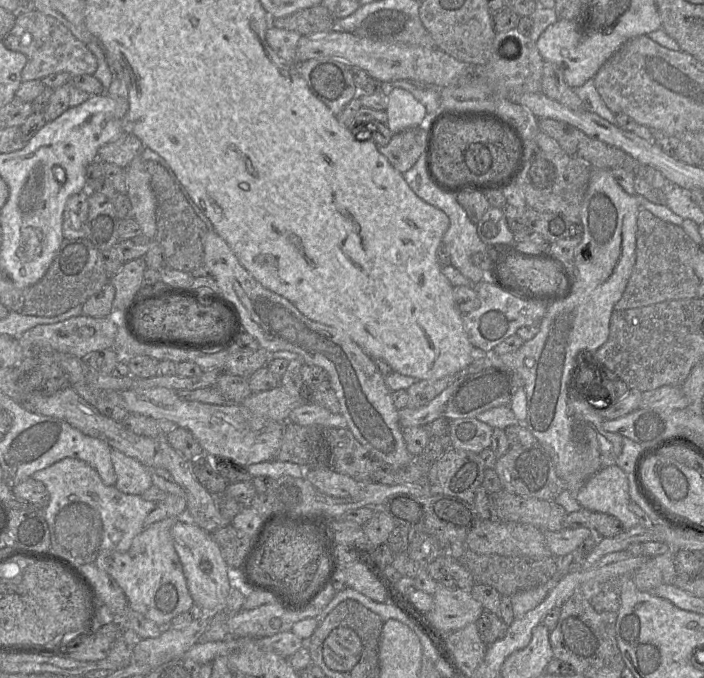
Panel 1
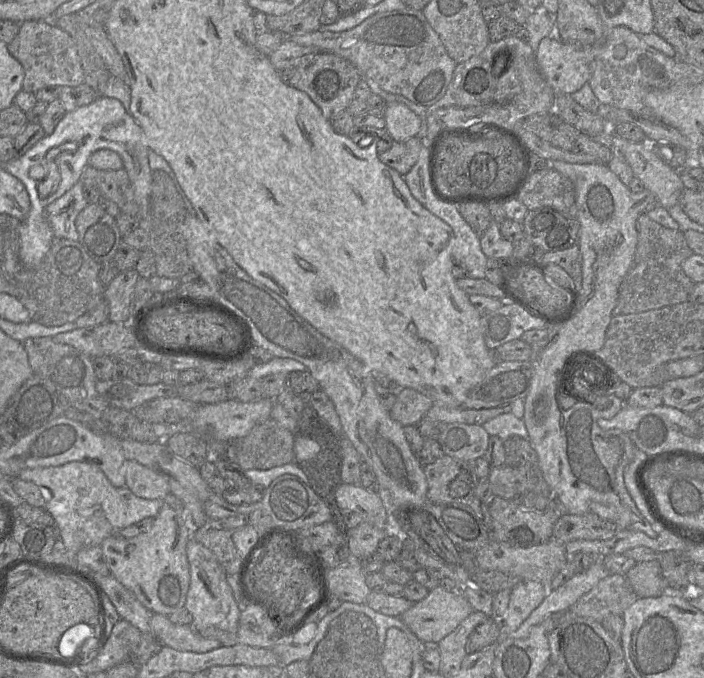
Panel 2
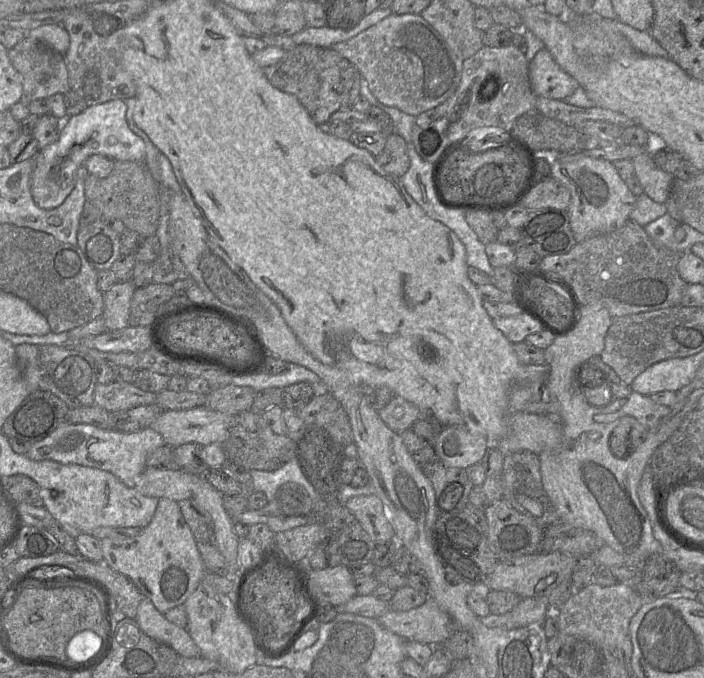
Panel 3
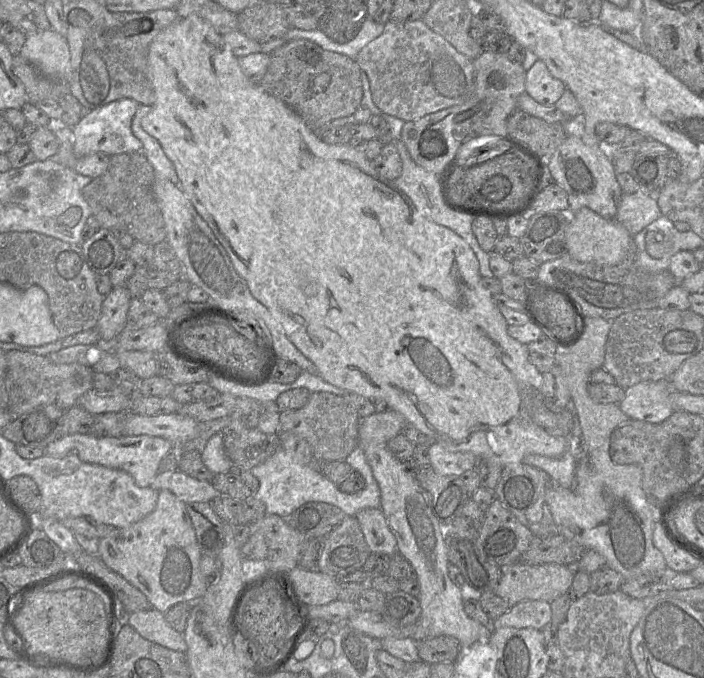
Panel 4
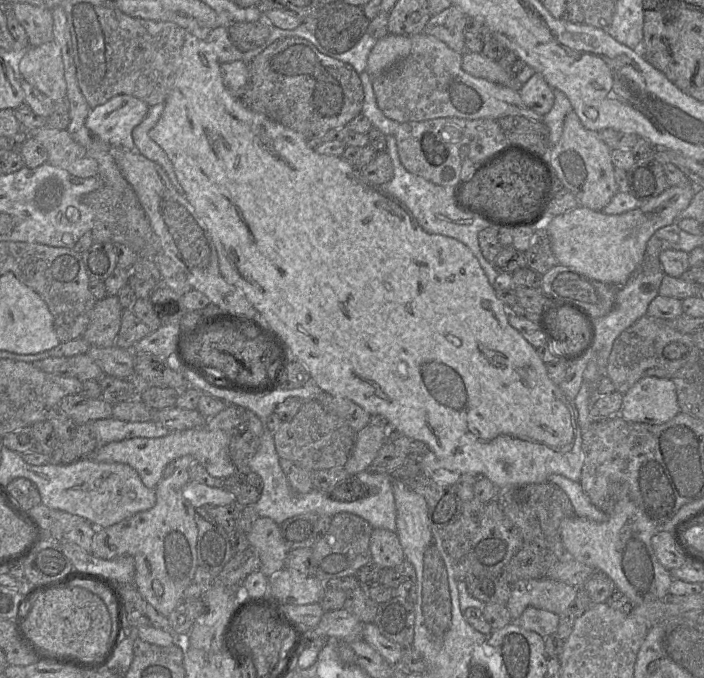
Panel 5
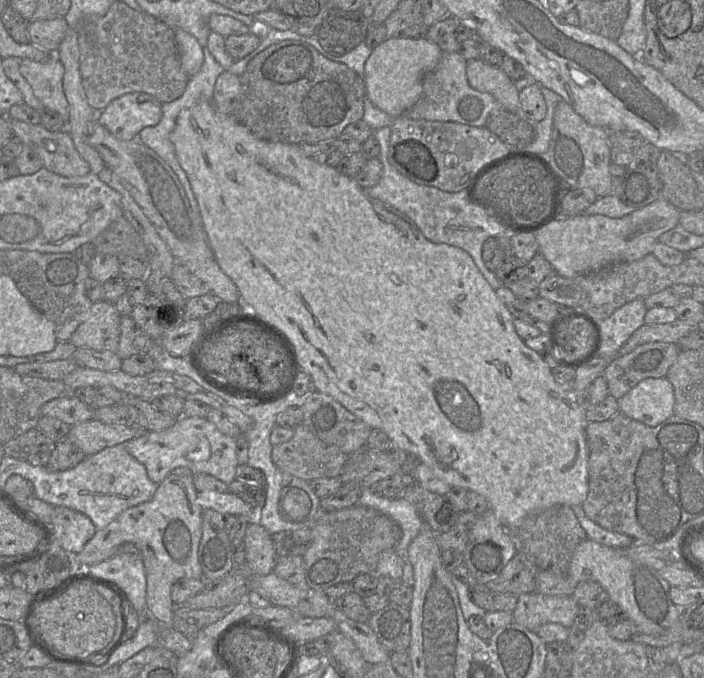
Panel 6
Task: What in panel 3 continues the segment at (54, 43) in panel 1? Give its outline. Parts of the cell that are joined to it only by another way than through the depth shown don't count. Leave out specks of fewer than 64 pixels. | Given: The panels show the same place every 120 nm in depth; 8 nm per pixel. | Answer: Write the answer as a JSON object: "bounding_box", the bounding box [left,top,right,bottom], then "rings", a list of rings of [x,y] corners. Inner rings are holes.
{"bounding_box":[8,36,71,100],"rings":[[[25,36],[8,50],[8,57],[13,67],[21,75],[24,100],[49,98],[57,93],[66,94],[71,89],[65,55],[47,48],[35,39]]]}

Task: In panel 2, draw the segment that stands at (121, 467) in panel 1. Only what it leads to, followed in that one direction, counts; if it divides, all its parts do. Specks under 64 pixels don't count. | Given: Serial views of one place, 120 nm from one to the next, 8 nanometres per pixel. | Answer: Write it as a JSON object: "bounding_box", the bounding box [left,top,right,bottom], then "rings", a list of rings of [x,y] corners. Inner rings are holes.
{"bounding_box":[123,460,170,499],"rings":[[[134,460],[123,463],[125,486],[144,499],[163,499],[170,493],[167,475],[146,467]]]}

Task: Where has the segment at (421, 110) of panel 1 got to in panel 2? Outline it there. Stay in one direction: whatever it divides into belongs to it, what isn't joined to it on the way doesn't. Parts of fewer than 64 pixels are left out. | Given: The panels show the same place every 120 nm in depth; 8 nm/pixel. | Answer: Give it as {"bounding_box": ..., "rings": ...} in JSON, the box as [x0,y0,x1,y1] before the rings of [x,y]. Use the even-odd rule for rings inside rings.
{"bounding_box":[384,102,421,142],"rings":[[[387,102],[384,118],[386,130],[395,142],[403,142],[418,136],[421,128],[420,117],[401,102]]]}

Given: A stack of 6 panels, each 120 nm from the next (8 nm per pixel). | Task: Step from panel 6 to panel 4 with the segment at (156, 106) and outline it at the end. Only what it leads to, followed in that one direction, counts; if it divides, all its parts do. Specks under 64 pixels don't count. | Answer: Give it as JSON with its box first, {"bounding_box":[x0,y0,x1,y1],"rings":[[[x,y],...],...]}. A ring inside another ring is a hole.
{"bounding_box":[72,98,143,157],"rings":[[[122,98],[86,111],[80,121],[72,128],[74,154],[77,157],[82,157],[95,152],[102,152],[108,156],[141,152],[143,145],[132,134],[131,129],[132,119],[138,105],[139,103],[132,99]]]}

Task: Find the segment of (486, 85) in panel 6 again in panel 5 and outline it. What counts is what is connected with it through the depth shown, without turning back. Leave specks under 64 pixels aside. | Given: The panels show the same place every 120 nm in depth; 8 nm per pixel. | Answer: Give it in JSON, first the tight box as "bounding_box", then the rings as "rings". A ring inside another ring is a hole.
{"bounding_box":[462,53,521,92],"rings":[[[465,53],[462,58],[462,68],[474,77],[483,78],[519,92],[521,84],[516,81],[516,76],[507,73],[497,61],[485,57],[482,53]]]}

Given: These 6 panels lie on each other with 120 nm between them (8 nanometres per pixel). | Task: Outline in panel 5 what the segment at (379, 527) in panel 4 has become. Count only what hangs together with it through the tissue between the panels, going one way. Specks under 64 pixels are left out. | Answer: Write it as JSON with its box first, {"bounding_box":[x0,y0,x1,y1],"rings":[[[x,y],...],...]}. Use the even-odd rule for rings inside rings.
{"bounding_box":[370,528,405,568],"rings":[[[375,528],[370,537],[372,562],[380,568],[400,568],[405,561],[396,532]]]}

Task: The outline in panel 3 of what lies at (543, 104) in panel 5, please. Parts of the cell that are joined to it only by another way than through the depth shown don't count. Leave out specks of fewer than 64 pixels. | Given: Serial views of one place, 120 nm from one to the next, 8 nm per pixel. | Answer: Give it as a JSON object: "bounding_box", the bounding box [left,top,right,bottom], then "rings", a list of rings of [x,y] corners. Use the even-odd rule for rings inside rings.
{"bounding_box":[529,48,580,100],"rings":[[[543,48],[529,63],[529,80],[537,97],[563,100],[580,86]]]}

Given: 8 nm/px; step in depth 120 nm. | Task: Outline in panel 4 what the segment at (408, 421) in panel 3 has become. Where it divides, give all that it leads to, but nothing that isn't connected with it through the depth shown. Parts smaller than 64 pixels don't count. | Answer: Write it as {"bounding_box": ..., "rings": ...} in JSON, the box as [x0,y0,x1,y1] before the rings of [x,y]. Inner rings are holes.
{"bounding_box":[358,409,407,450],"rings":[[[393,409],[359,419],[358,447],[365,450],[370,444],[387,443],[407,425],[406,418]]]}

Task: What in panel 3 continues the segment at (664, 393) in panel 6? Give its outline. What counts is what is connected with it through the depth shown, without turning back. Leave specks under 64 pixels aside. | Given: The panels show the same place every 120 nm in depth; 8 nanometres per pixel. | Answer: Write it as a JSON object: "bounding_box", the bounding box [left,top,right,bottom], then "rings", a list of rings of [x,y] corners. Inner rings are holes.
{"bounding_box":[594,391,669,428],"rings":[[[631,391],[629,397],[617,412],[609,415],[596,415],[594,420],[598,423],[605,423],[630,416],[635,418],[644,427],[654,428],[669,413],[669,407],[655,403],[647,395],[640,395]]]}

